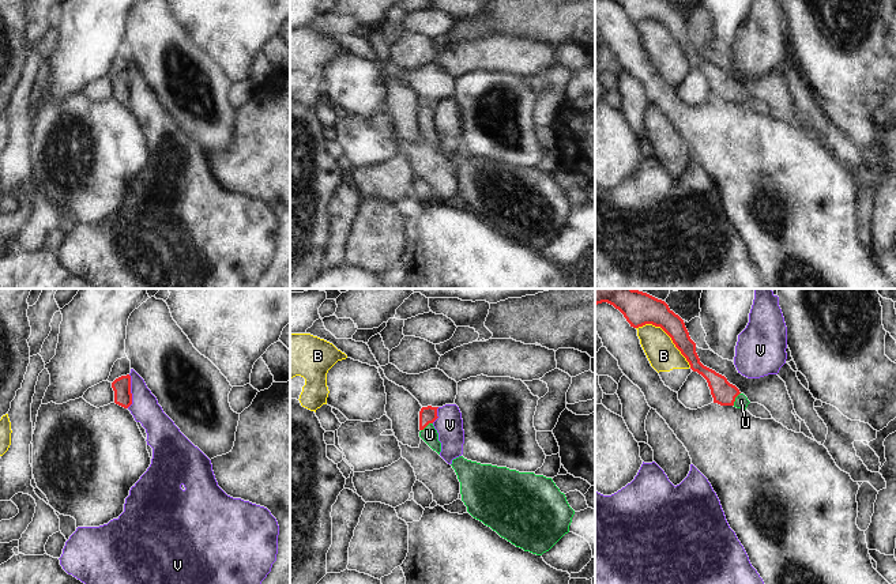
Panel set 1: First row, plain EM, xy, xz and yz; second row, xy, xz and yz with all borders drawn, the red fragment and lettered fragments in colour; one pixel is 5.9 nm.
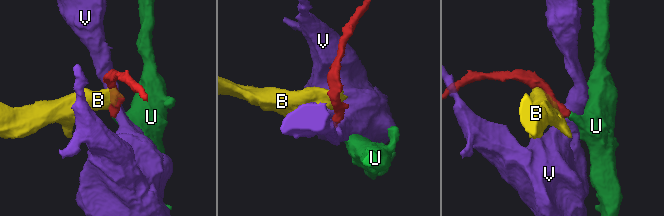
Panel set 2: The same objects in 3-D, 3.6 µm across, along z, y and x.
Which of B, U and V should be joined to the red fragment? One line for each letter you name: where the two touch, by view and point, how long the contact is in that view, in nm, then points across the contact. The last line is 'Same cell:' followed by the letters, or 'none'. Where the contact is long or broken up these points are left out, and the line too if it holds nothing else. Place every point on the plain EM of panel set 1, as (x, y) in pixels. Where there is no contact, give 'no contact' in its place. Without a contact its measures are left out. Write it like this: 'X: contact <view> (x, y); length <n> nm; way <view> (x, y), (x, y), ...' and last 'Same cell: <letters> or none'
U: contact yz (734, 94); length 90 nm; way yz (723, 87), (734, 94), (741, 95)
Same cell: U

